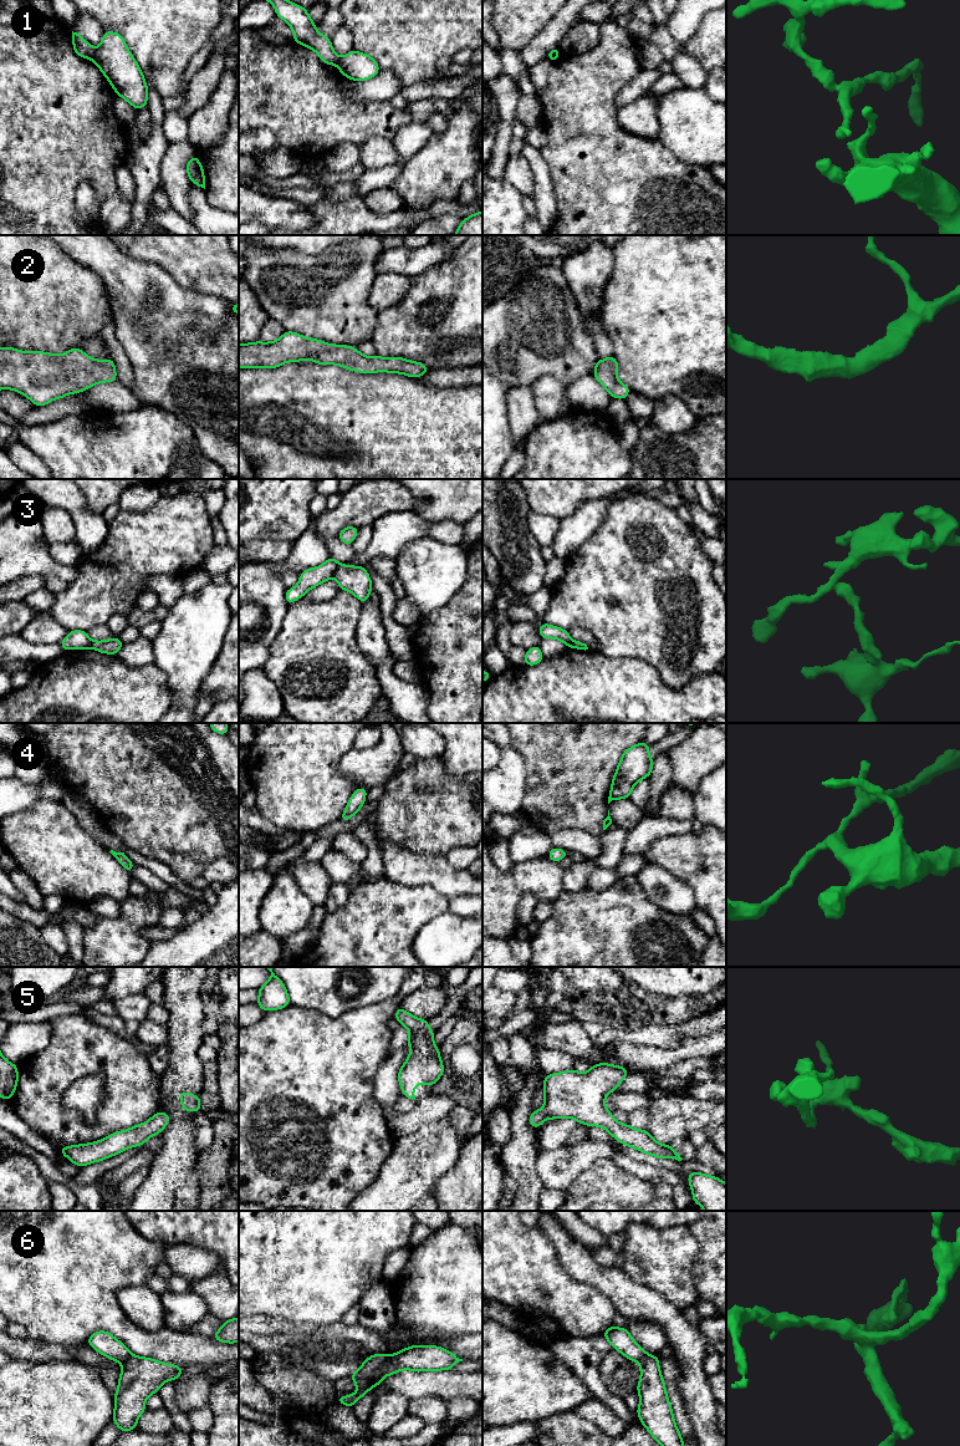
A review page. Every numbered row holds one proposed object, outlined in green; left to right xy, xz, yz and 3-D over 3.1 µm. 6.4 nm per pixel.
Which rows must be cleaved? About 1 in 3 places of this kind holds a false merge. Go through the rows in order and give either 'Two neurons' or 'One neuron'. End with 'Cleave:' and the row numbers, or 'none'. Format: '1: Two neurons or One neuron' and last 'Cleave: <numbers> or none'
1: Two neurons
2: One neuron
3: Two neurons
4: One neuron
5: One neuron
6: Two neurons
Cleave: 1, 3, 6

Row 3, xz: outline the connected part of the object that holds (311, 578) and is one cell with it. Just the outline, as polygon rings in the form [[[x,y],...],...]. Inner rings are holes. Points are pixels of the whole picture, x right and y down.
[[[330,556],[322,565],[303,570],[300,575],[297,585],[286,590],[286,602],[288,605],[295,602],[296,600],[303,597],[308,590],[333,577],[338,565],[338,561]]]

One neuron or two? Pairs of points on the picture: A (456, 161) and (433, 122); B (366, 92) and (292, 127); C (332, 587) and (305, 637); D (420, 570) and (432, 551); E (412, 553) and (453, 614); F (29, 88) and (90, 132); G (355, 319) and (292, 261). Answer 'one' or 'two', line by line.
A: two
B: two
C: two
D: one
E: two
F: one
G: one

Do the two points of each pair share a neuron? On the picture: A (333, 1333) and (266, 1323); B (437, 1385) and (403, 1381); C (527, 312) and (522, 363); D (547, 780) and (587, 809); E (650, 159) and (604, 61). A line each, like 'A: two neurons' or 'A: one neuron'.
A: one neuron
B: one neuron
C: one neuron
D: one neuron
E: one neuron

